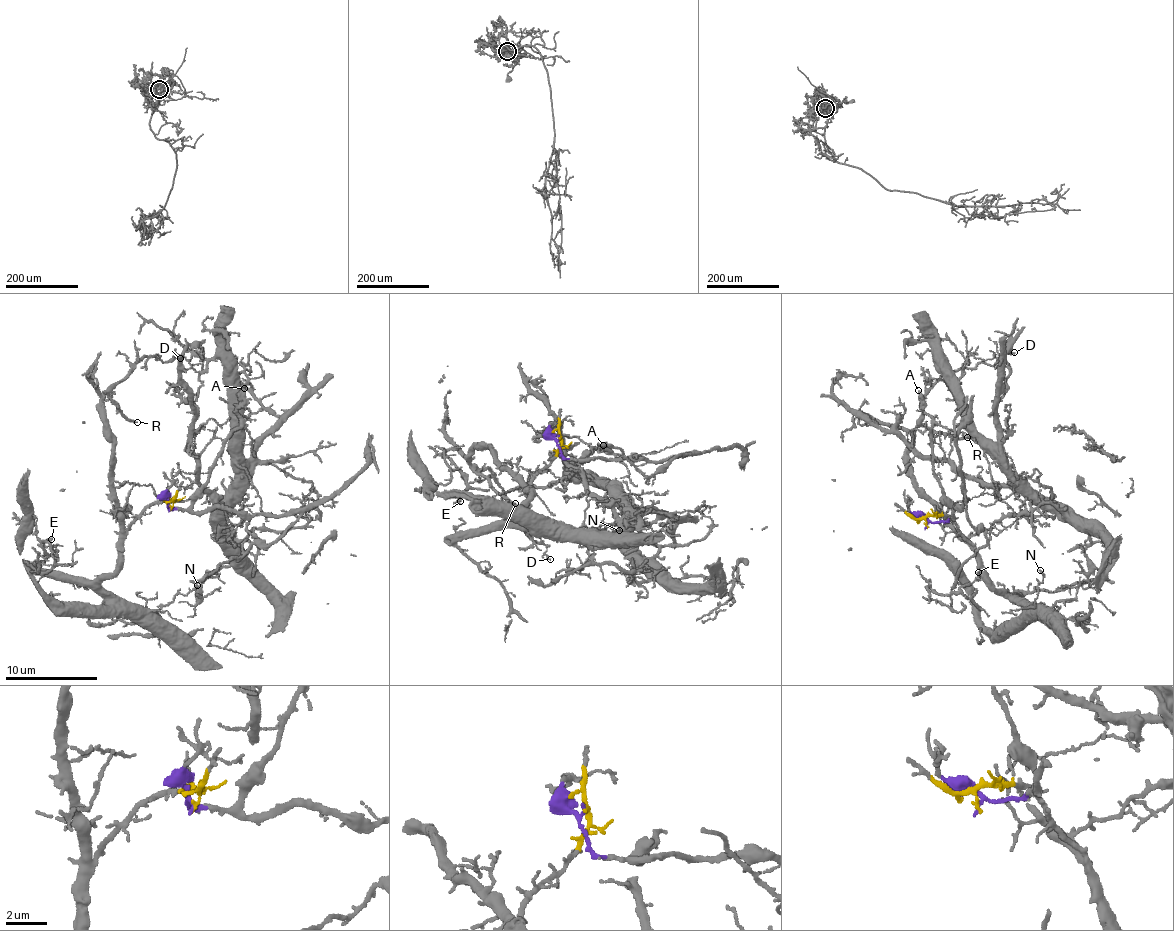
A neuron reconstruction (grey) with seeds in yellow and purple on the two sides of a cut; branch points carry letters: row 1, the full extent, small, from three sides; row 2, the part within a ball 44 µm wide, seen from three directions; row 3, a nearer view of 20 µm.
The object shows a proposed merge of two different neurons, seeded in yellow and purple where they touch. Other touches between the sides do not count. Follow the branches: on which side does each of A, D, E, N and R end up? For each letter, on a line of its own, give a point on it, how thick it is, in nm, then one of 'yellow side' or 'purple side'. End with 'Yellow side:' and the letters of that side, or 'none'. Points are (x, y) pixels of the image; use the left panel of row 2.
A: (244, 388) | 240 nm | purple side
D: (180, 358) | 100 nm | yellow side
E: (51, 539) | 170 nm | yellow side
N: (197, 585) | 150 nm | yellow side
R: (137, 422) | 200 nm | yellow side
Yellow side: D, E, N, R

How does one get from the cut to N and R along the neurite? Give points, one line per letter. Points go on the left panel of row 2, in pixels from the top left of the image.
N: (171, 508), (173, 500), (154, 502), (125, 532), (120, 565), (99, 586), (121, 600), (152, 609), (196, 585)
R: (171, 508), (173, 500), (154, 502), (126, 525), (111, 482), (115, 458), (101, 397), (108, 394), (136, 421)

